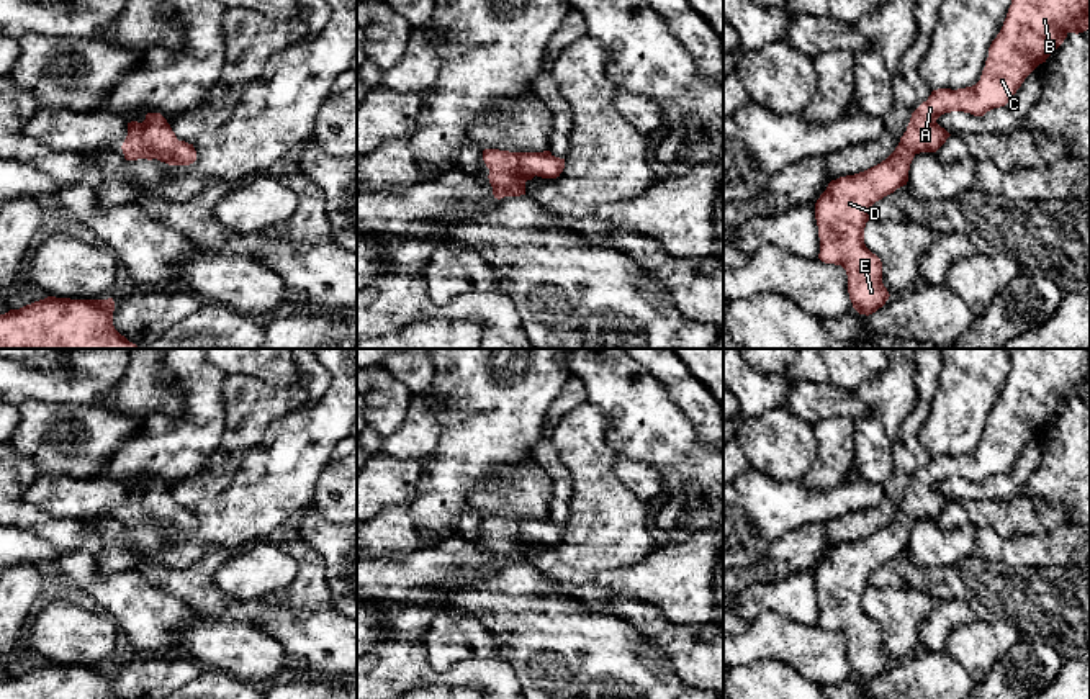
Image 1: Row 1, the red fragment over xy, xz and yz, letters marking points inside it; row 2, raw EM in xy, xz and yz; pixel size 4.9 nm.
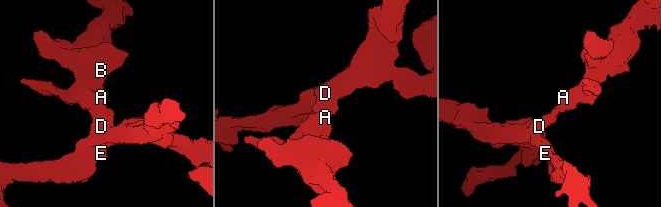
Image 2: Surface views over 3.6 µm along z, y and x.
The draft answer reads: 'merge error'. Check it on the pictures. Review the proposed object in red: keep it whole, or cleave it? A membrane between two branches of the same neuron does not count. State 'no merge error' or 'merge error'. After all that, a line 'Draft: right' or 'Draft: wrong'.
no merge error
Draft: wrong

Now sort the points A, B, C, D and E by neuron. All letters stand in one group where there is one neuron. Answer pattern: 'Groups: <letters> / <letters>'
Groups: A B C D E

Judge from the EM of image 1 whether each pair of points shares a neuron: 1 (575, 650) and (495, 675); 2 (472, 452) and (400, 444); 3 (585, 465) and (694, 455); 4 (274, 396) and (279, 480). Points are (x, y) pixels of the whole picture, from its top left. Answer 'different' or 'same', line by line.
1: different
2: different
3: different
4: different

